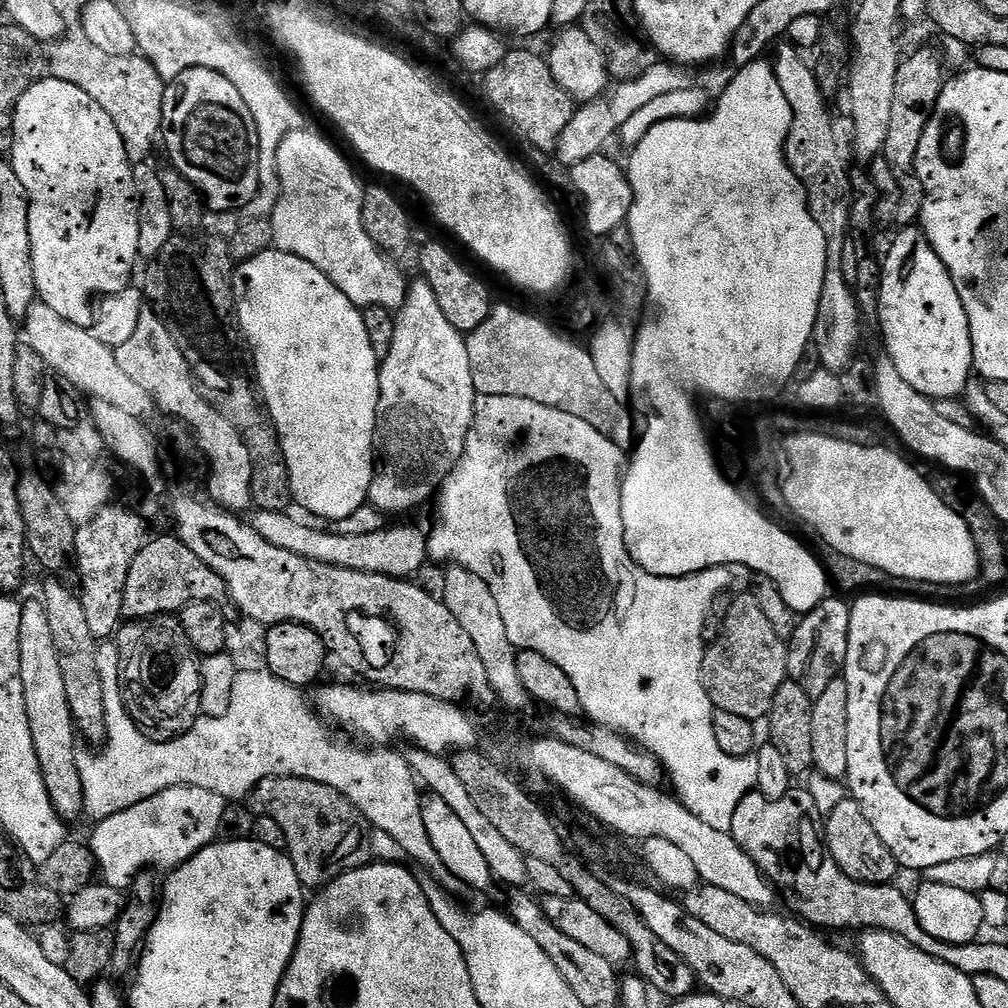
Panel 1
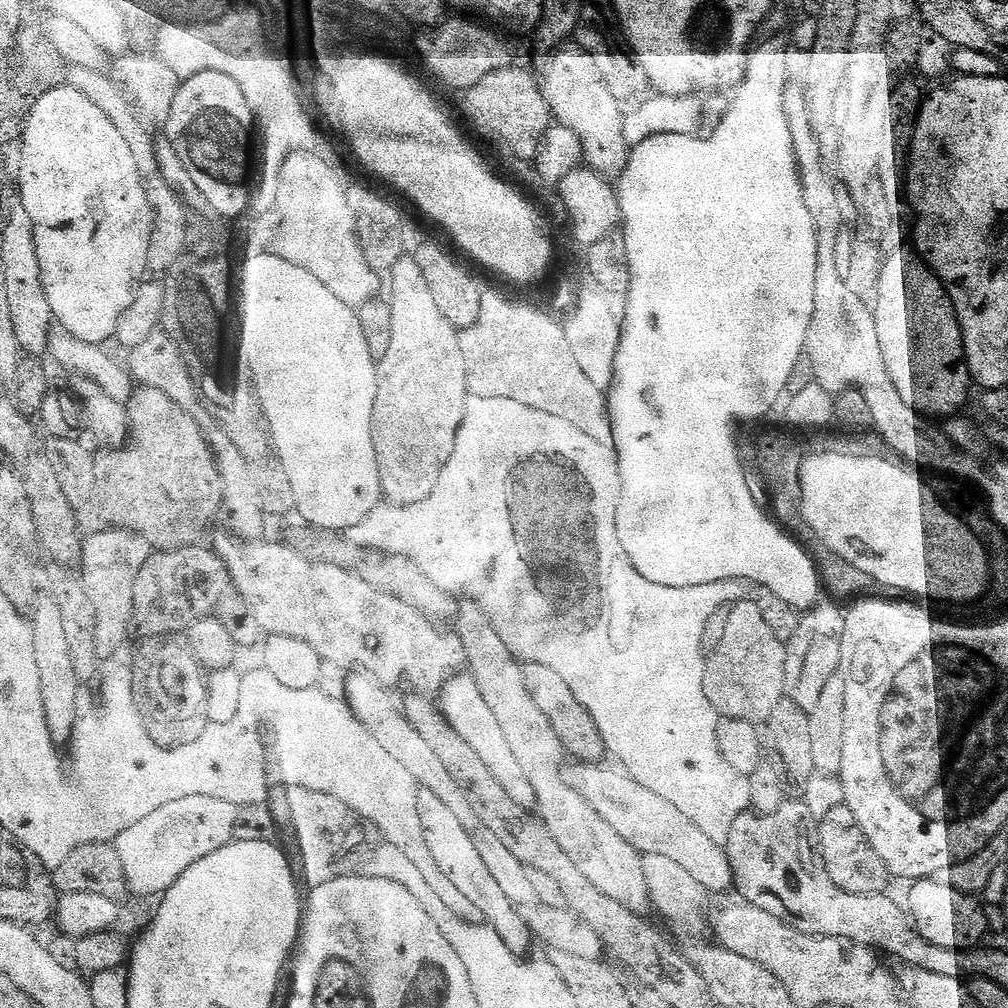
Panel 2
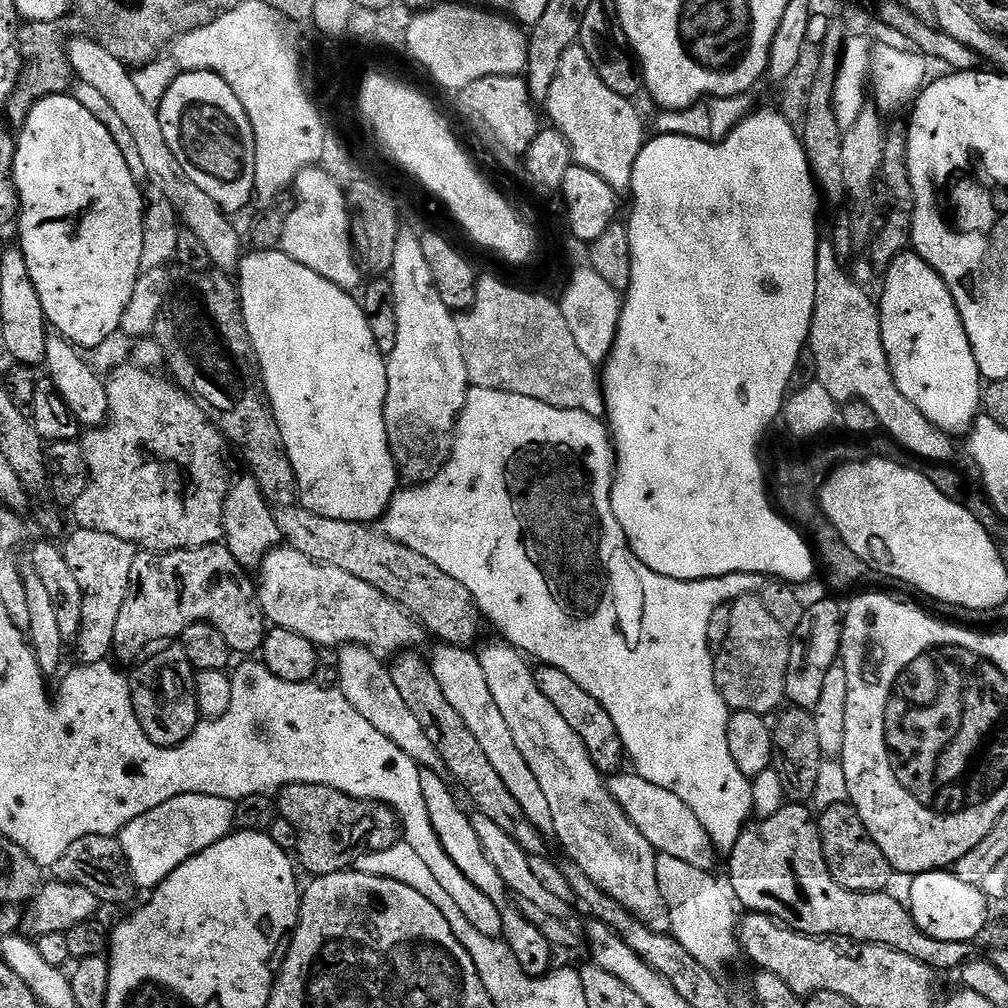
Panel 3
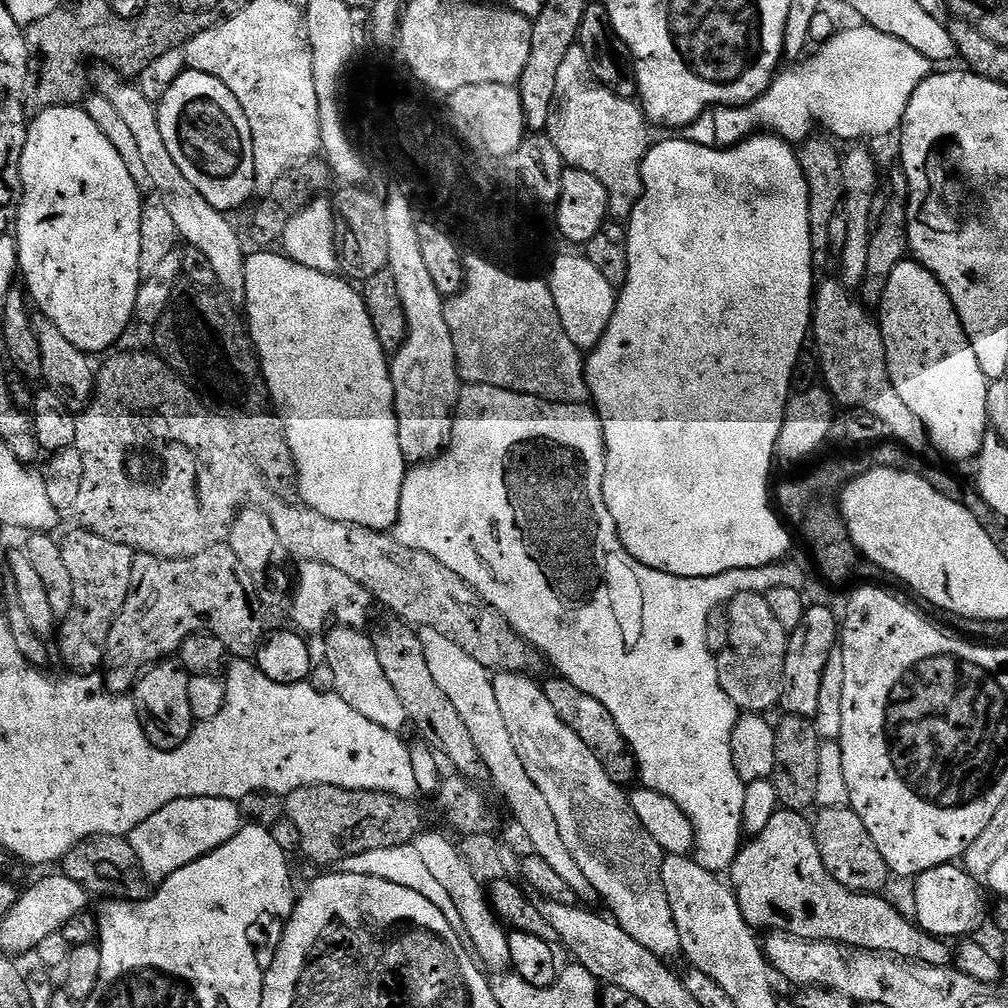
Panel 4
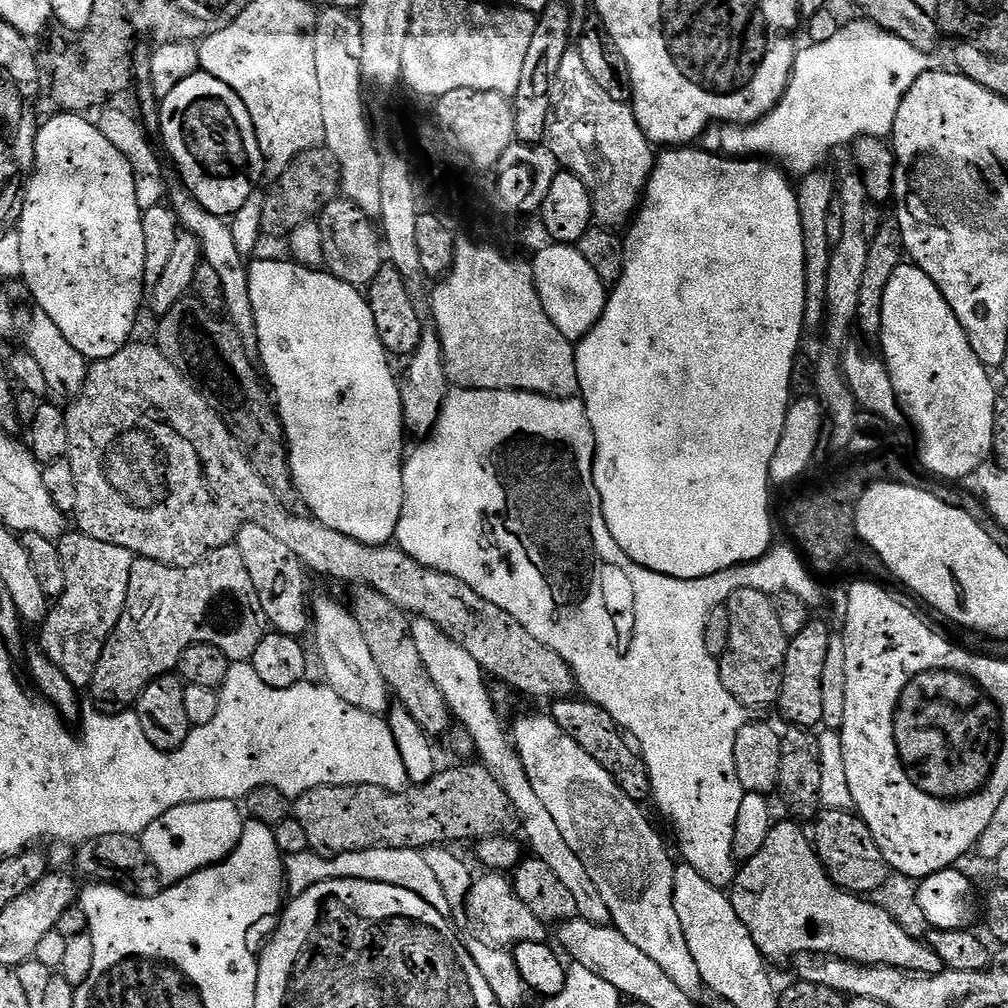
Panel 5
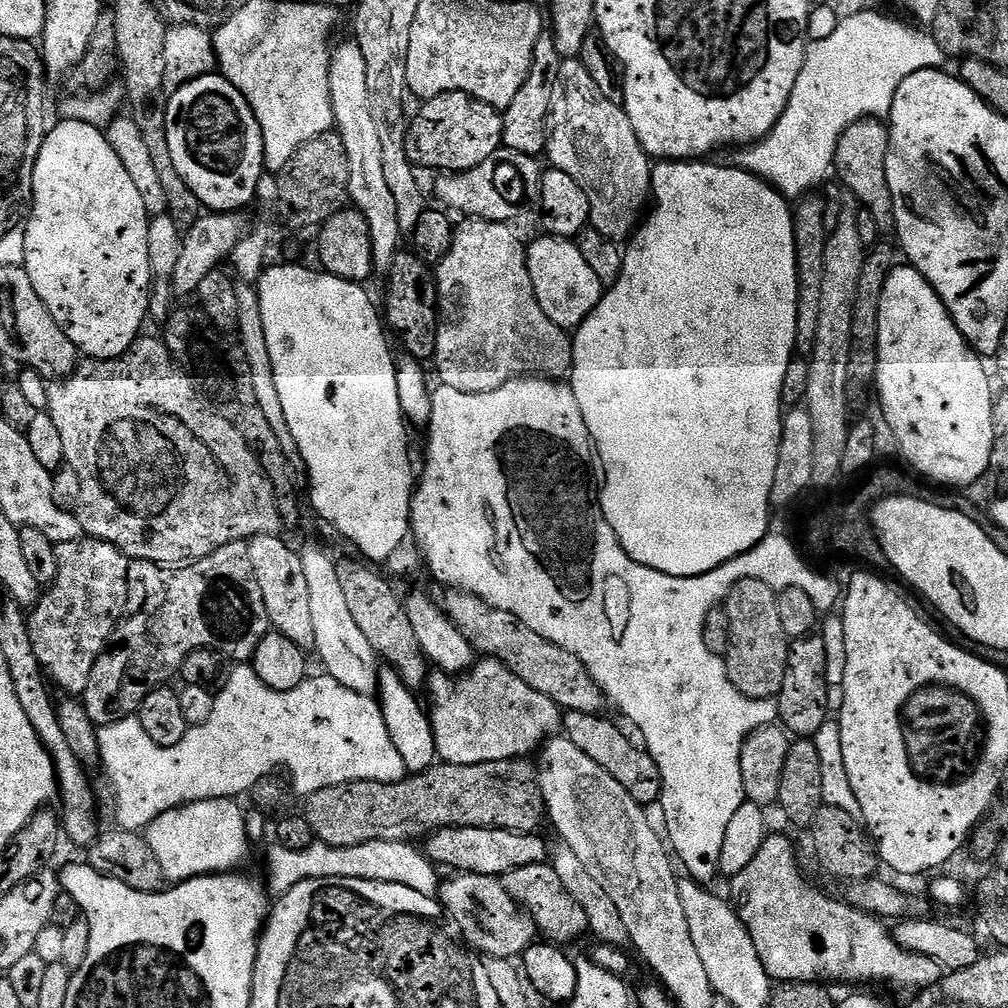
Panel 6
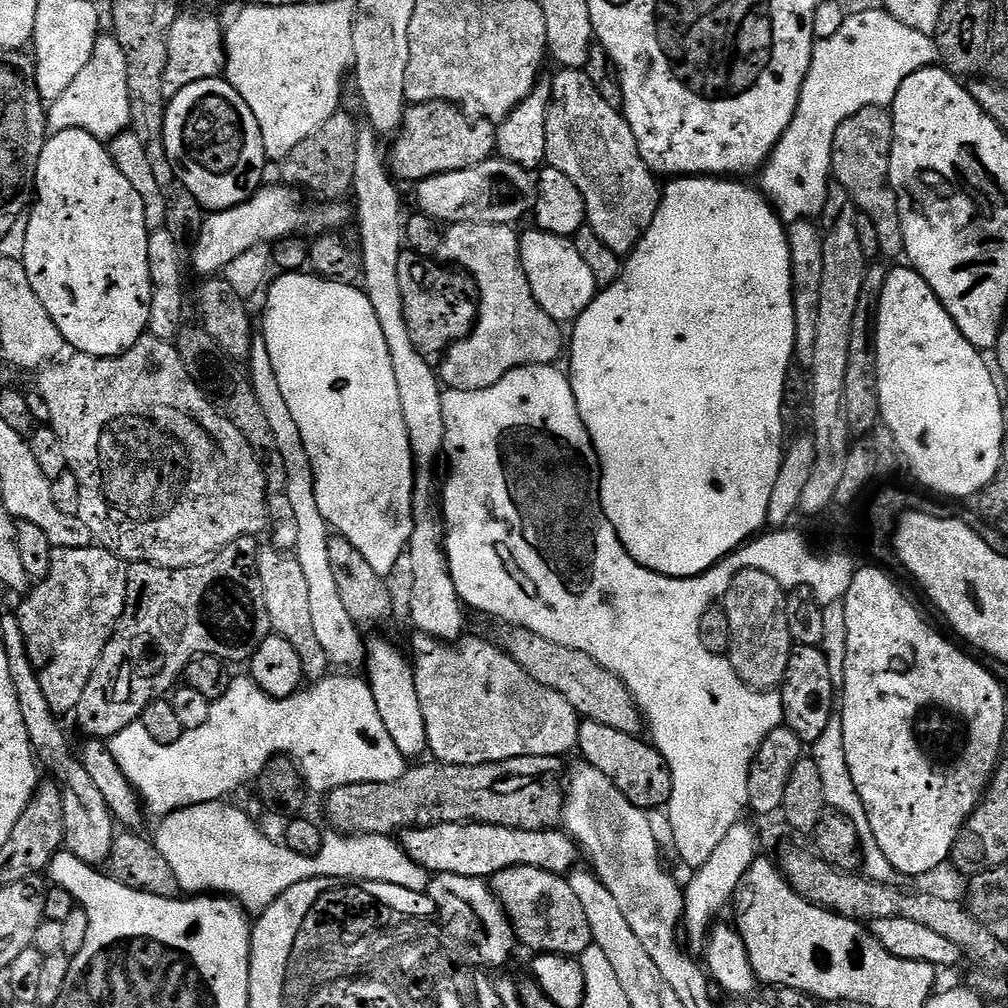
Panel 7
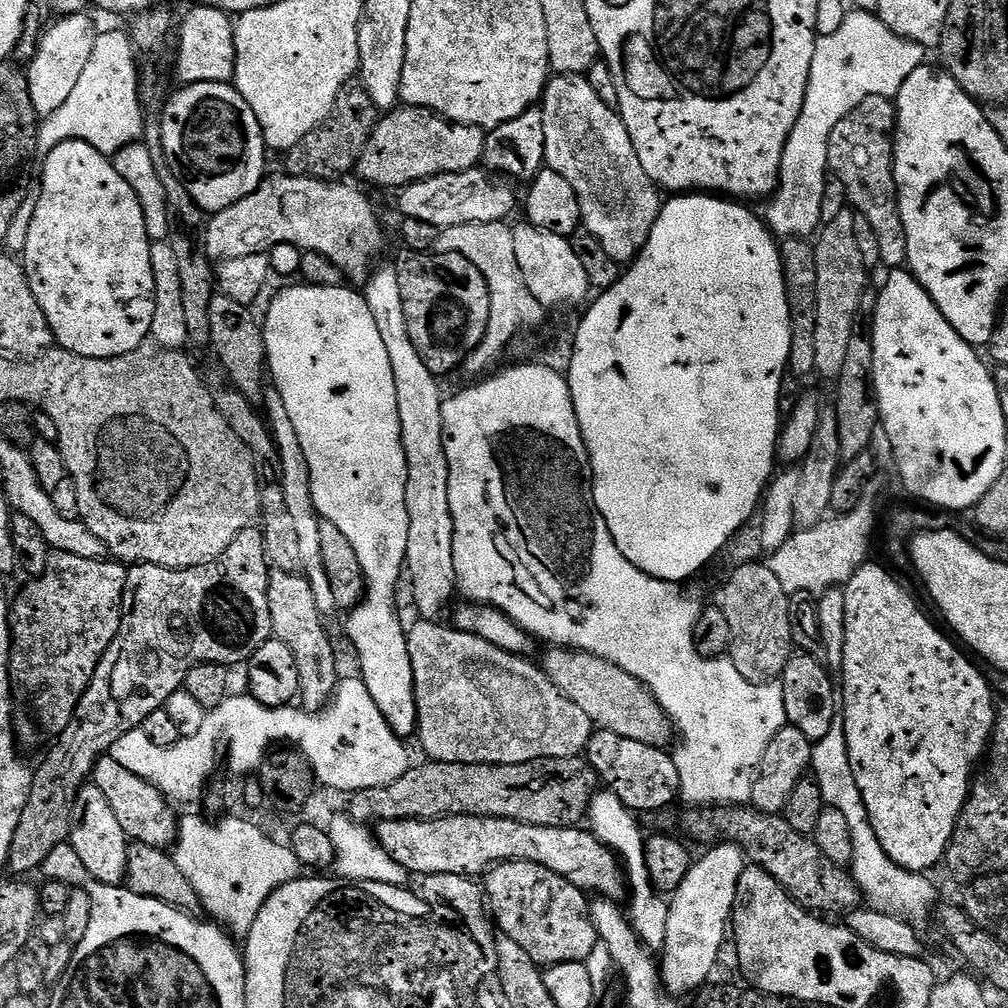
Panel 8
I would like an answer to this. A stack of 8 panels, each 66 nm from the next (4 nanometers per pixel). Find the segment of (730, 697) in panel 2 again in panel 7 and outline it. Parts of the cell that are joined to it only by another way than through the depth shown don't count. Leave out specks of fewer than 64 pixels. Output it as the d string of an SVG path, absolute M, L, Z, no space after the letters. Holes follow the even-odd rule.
M742 570L730 582L722 601L730 622L732 644L726 653L738 678L755 692L771 692L784 682L794 641L786 622L786 590L762 570Z

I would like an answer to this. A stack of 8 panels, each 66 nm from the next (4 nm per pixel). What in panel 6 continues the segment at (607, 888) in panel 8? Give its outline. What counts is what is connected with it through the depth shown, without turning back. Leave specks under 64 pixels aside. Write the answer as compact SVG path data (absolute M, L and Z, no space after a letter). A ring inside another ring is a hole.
M440 828L423 841L422 851L436 866L445 864L448 868L457 868L457 873L472 873L503 878L510 870L518 870L522 866L543 864L546 860L546 844L540 834L531 832L511 832L501 828Z

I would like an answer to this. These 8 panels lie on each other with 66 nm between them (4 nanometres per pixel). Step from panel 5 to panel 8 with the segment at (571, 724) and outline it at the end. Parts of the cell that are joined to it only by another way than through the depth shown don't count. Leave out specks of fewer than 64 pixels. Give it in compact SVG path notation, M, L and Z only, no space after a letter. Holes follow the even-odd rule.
M603 730L593 731L588 739L586 759L595 770L599 783L628 807L631 812L660 812L677 803L680 779L675 755L671 751L646 746L646 742L634 742L622 738L622 734L610 734Z

